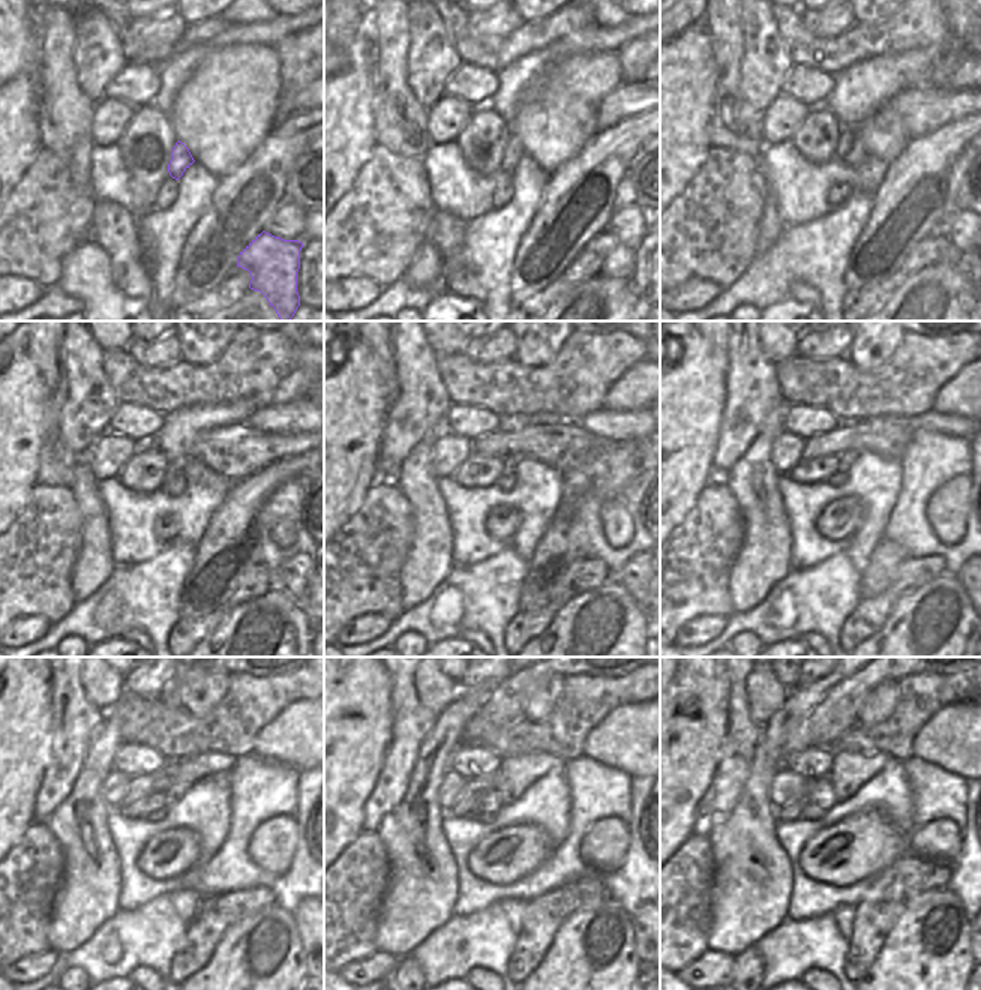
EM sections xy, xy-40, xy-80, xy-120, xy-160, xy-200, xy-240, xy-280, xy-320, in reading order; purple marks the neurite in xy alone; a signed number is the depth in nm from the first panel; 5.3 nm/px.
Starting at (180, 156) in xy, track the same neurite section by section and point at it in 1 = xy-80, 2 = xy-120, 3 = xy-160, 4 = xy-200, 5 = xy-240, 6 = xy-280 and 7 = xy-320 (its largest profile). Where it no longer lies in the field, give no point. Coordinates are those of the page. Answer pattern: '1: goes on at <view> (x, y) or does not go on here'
1: goes on at xy-80 (846, 140)
2: goes on at xy-120 (174, 465)
3: goes on at xy-160 (510, 462)
4: goes on at xy-200 (845, 461)
5: goes on at xy-240 (191, 770)
6: goes on at xy-280 (515, 773)
7: goes on at xy-320 (849, 771)

